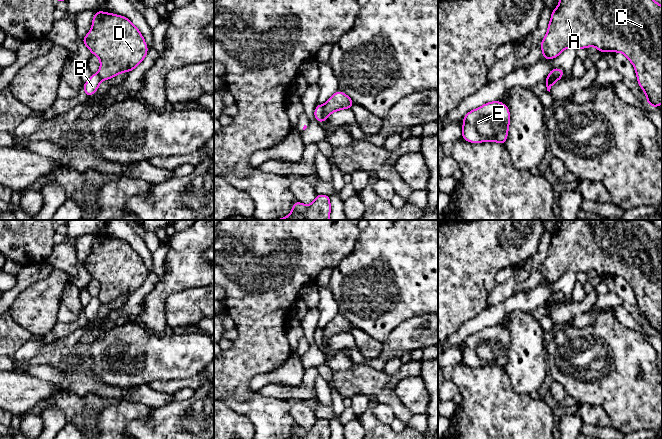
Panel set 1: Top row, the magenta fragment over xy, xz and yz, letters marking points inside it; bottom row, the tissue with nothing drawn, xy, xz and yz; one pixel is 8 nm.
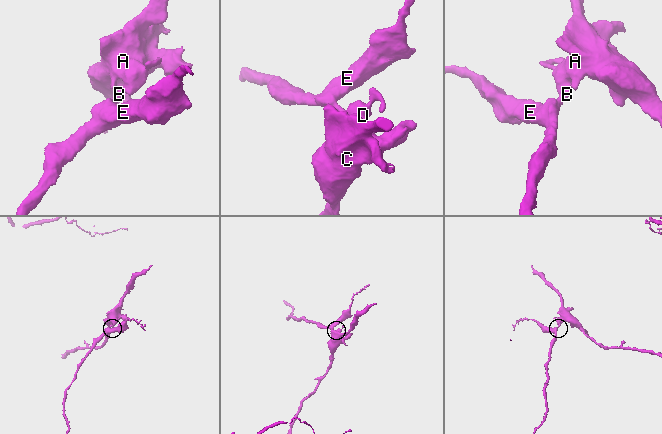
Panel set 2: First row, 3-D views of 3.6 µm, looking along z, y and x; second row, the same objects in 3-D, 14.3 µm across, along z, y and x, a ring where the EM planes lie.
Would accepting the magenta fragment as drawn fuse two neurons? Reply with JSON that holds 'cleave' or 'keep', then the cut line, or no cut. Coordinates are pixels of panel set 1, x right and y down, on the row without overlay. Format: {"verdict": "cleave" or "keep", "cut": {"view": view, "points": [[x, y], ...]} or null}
{"verdict": "cleave", "cut": {"view": "xz", "points": [[322, 330], [323, 344]]}}

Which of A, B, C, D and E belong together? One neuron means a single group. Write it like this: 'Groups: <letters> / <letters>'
Groups: A C D / B E

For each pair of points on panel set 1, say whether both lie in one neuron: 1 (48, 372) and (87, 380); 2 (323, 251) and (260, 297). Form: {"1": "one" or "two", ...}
{"1": "one", "2": "one"}

